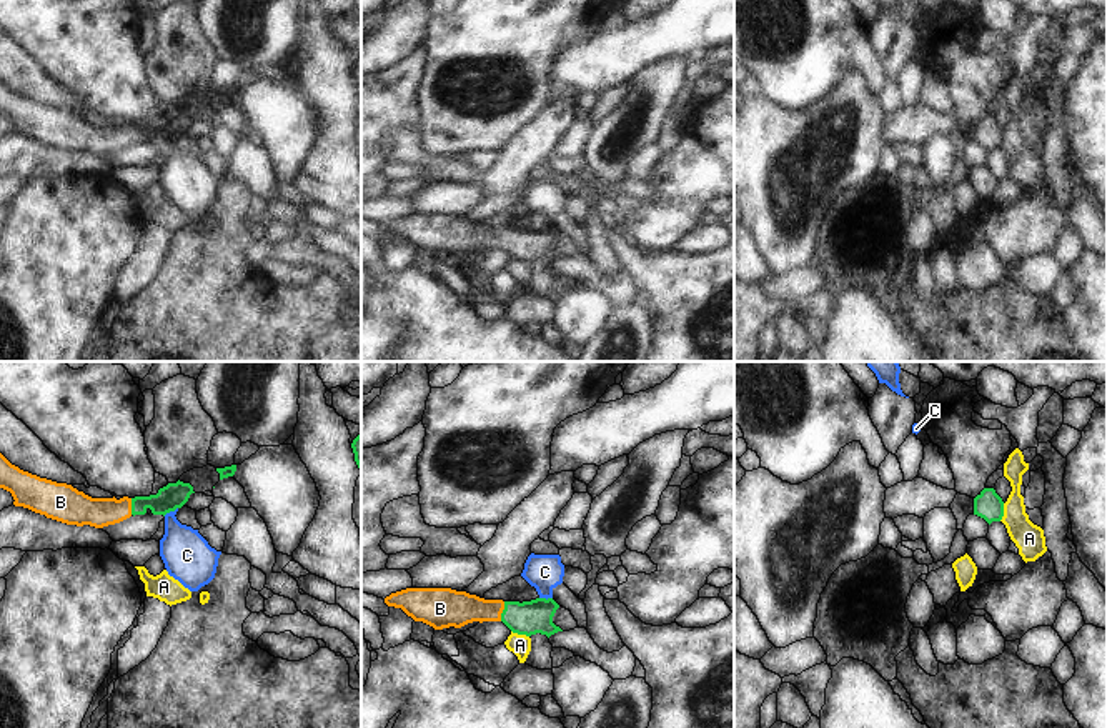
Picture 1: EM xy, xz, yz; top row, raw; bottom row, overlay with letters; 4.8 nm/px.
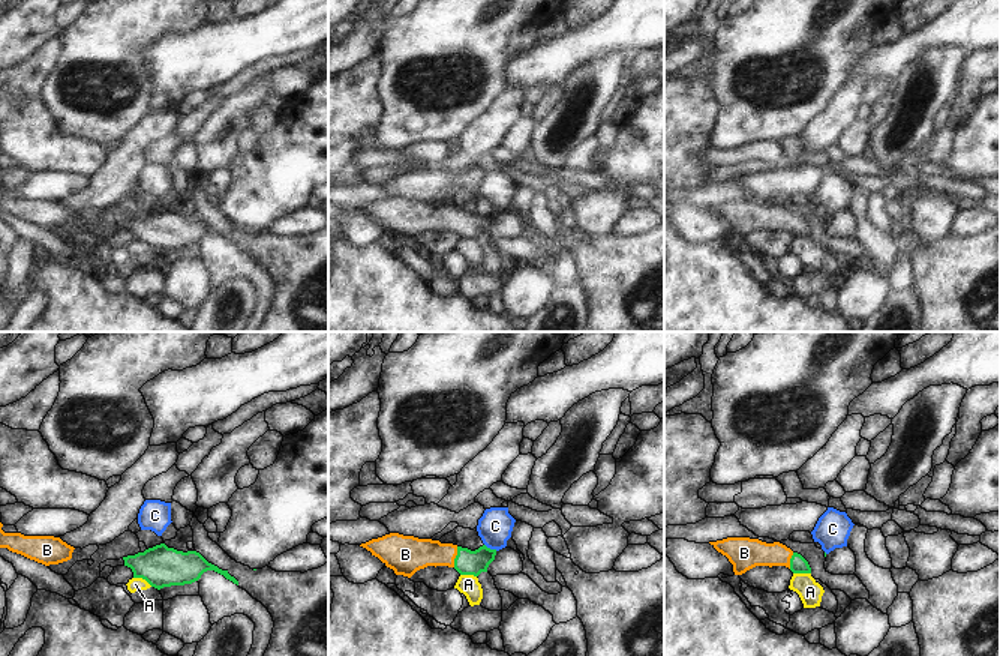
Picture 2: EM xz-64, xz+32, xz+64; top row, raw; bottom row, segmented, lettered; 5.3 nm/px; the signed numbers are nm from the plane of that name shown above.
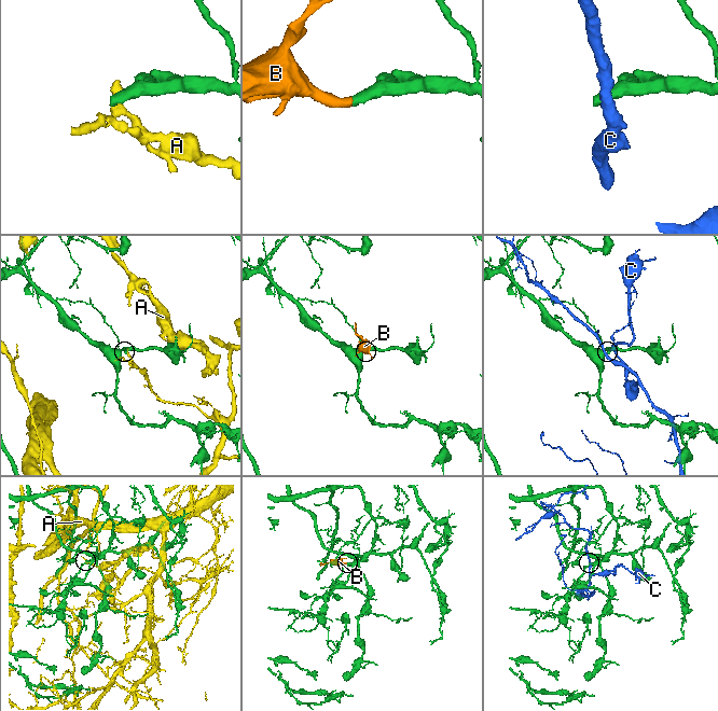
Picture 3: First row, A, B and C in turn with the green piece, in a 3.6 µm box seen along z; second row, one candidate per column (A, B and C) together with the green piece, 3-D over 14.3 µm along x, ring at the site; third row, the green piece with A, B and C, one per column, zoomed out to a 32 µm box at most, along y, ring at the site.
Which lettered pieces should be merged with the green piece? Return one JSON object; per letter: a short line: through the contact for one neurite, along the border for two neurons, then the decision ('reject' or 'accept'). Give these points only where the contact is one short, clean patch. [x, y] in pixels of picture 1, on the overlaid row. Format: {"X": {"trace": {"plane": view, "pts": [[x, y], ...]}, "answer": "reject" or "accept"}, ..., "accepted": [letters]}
{"A": {"trace": {"plane": "xz", "pts": [[511, 630], [528, 637]]}, "answer": "reject"}, "B": {"trace": {"plane": "xz", "pts": [[533, 617], [516, 617], [503, 612], [455, 608]]}, "answer": "accept"}, "C": {"trace": {"plane": "xy", "pts": [[177, 507], [163, 515]]}, "answer": "reject"}, "accepted": ["B"]}

